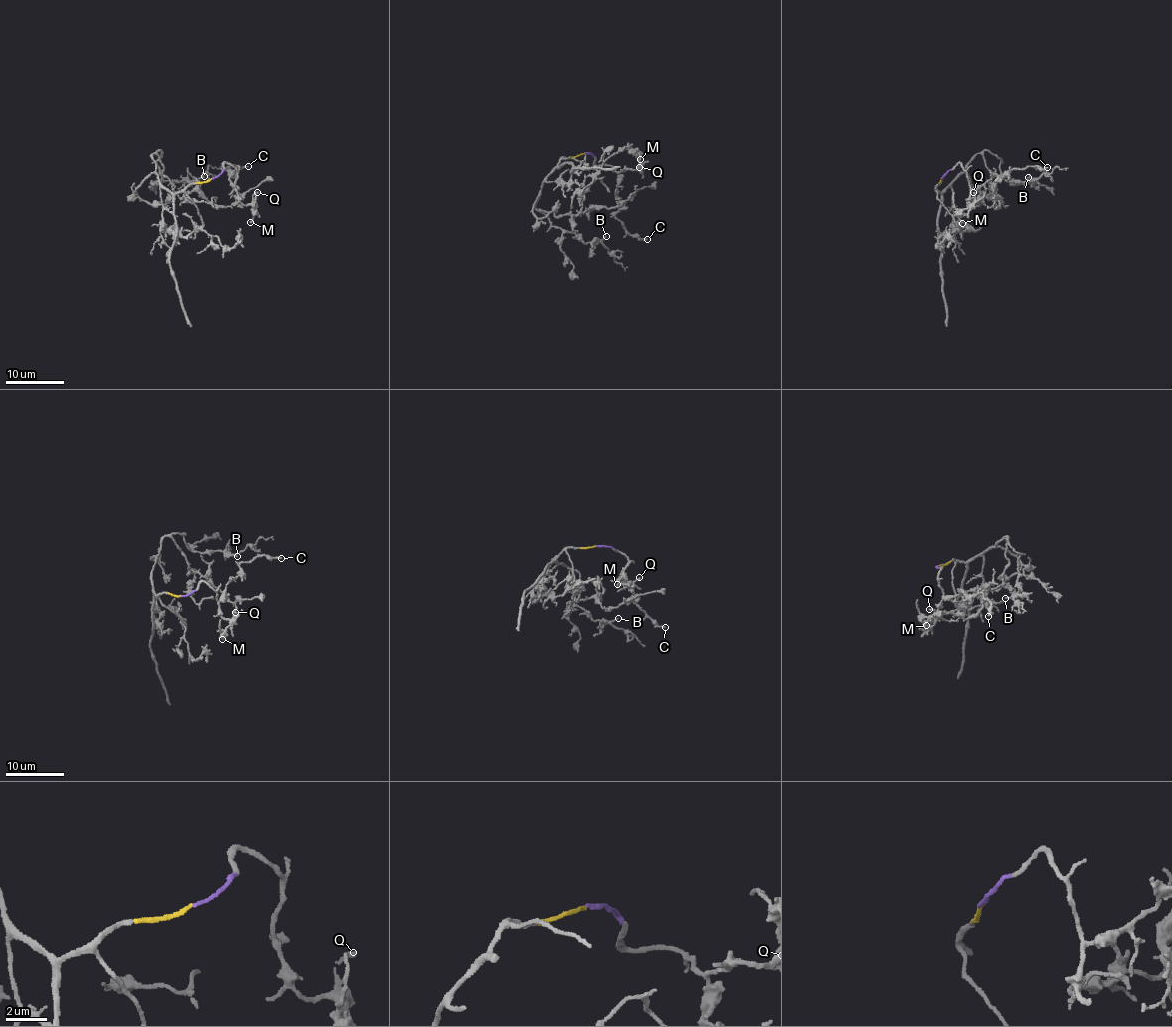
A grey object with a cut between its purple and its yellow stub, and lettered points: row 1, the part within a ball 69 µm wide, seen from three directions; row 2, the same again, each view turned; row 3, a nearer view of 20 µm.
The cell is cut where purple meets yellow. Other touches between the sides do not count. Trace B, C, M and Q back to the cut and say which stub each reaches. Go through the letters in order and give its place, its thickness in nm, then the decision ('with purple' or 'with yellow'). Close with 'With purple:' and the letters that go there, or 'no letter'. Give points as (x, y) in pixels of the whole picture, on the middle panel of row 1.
B: place (606, 236); calibre 130 nm; with yellow
C: place (647, 239); calibre 180 nm; with purple
M: place (640, 159); calibre 170 nm; with purple
Q: place (639, 167); calibre 160 nm; with purple
With purple: C, M, Q

